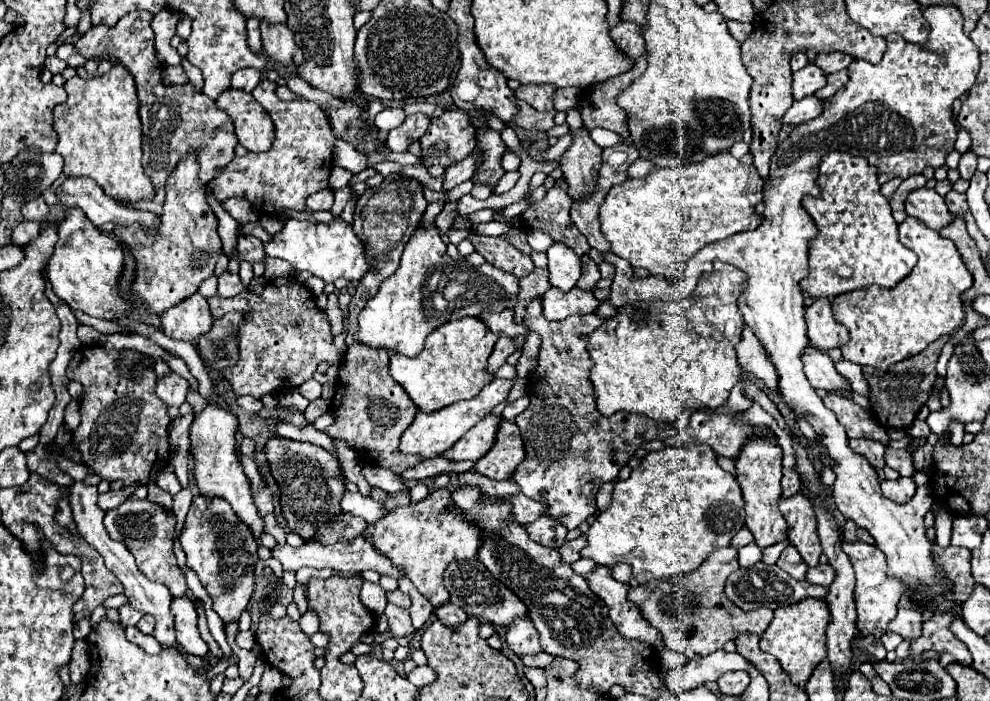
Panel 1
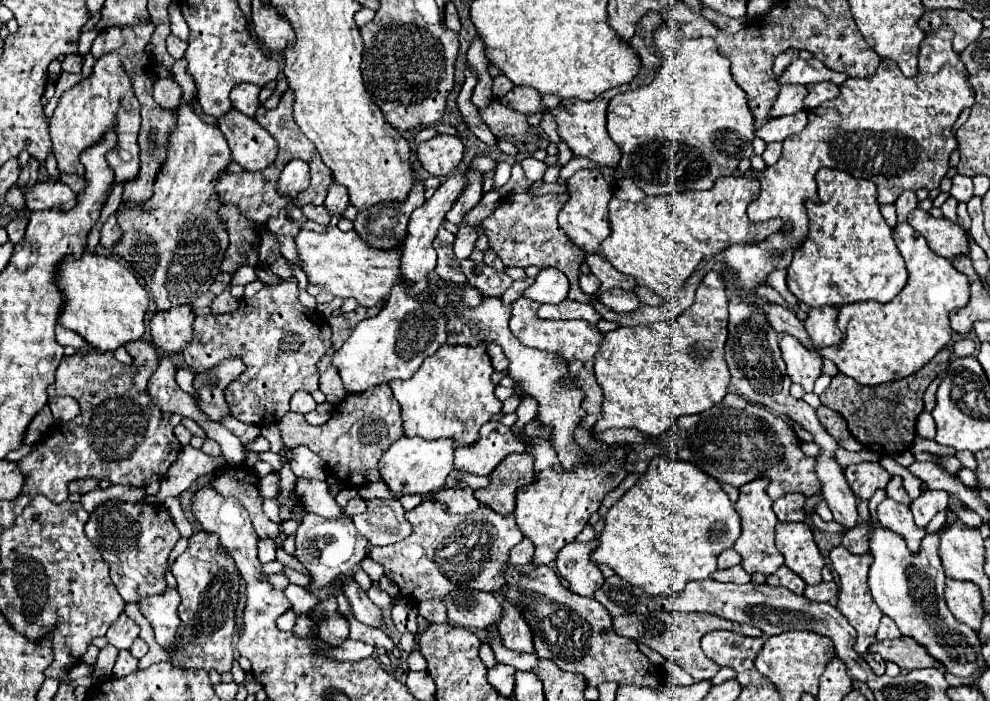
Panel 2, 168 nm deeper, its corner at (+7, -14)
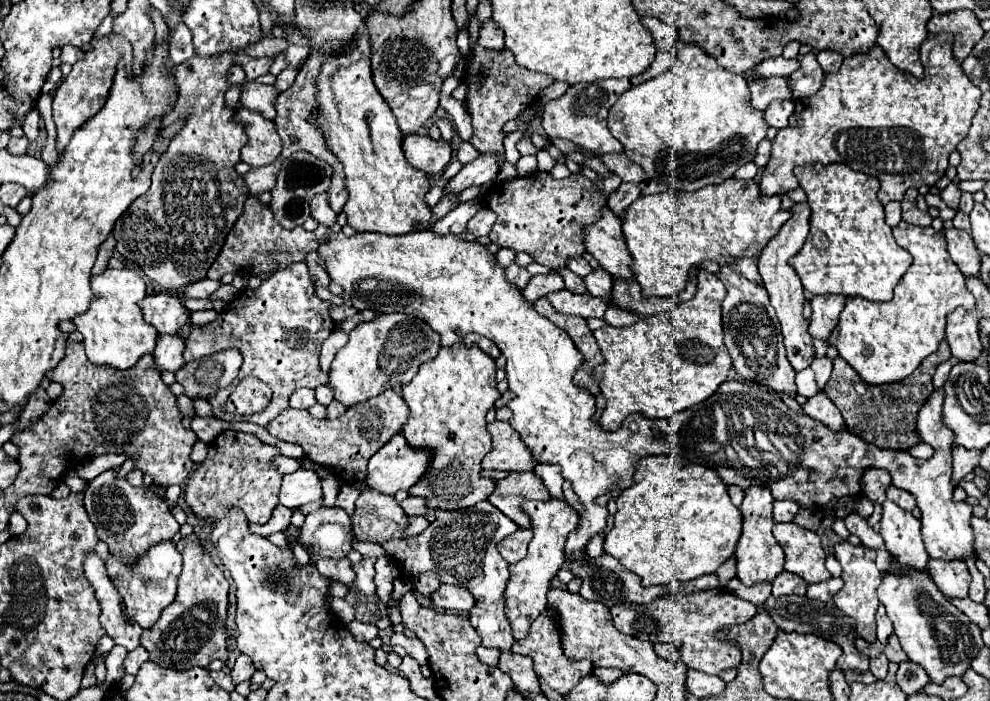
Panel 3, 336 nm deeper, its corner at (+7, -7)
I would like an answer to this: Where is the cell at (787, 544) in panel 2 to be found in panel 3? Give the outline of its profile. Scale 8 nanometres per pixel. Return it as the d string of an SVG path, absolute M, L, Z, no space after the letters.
M793 522L775 524L773 536L785 552L785 570L801 576L807 584L829 580L831 574L825 568L825 552L821 538Z

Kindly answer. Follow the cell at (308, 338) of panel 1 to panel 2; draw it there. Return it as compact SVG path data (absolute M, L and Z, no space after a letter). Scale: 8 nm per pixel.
M291 277L281 285L265 285L249 299L243 297L239 309L231 313L195 317L193 343L183 351L191 369L209 371L233 357L239 357L247 367L225 389L231 415L241 423L259 427L279 423L289 411L293 393L319 389L317 363L333 347L331 329L317 313L307 311L299 303L297 293L297 281Z

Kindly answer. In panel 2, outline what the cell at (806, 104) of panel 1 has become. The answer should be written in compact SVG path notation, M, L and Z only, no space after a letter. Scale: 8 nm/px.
M799 111L797 115L787 115L787 117L775 117L765 123L757 131L757 137L763 141L785 141L789 135L795 135L803 131L807 125L807 111Z

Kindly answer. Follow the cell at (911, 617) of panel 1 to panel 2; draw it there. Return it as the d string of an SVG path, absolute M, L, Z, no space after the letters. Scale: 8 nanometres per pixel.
M883 617L883 619L881 619L881 625L879 625L879 629L877 629L877 639L883 641L883 639L899 639L899 637L903 637L903 635L901 635L901 631L897 629L897 625L893 623L893 619Z

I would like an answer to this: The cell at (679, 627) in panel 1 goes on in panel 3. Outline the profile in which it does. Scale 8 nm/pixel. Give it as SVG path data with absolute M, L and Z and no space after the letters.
M691 582L684 588L675 588L649 604L615 604L611 608L613 624L623 634L649 640L649 642L671 642L681 650L681 658L689 668L697 668L705 674L719 674L727 668L737 668L741 664L741 650L729 640L717 640L715 634L723 628L745 624L757 614L751 602L736 597L721 587L697 591Z

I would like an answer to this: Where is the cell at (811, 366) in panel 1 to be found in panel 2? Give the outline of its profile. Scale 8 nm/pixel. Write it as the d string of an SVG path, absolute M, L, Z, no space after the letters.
M787 333L781 337L779 347L781 347L783 361L787 365L787 373L789 373L791 381L799 383L807 393L813 391L813 385L821 375L823 361L819 357L811 355L795 337L791 337Z

